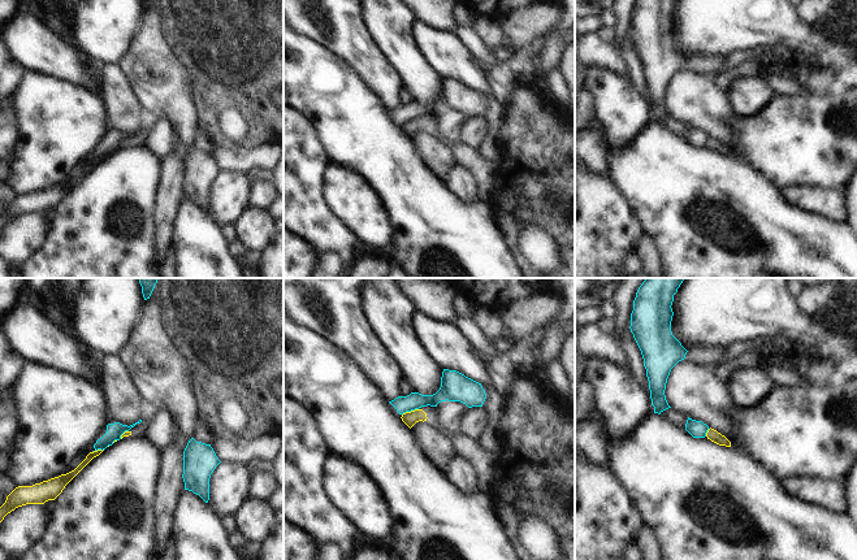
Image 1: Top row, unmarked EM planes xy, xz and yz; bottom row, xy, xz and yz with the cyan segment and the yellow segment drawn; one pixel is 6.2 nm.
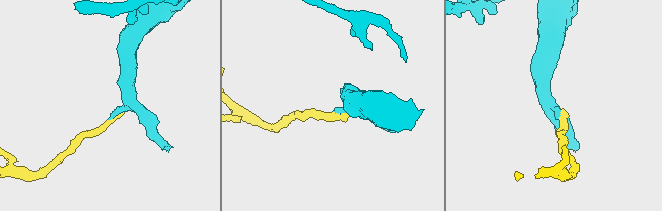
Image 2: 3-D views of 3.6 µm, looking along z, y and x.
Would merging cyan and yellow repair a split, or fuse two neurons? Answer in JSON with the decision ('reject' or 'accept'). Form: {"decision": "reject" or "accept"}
{"decision": "reject"}

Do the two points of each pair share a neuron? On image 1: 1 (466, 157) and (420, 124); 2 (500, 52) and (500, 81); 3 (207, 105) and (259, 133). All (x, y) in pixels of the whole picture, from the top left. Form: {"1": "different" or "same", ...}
{"1": "same", "2": "different", "3": "same"}

